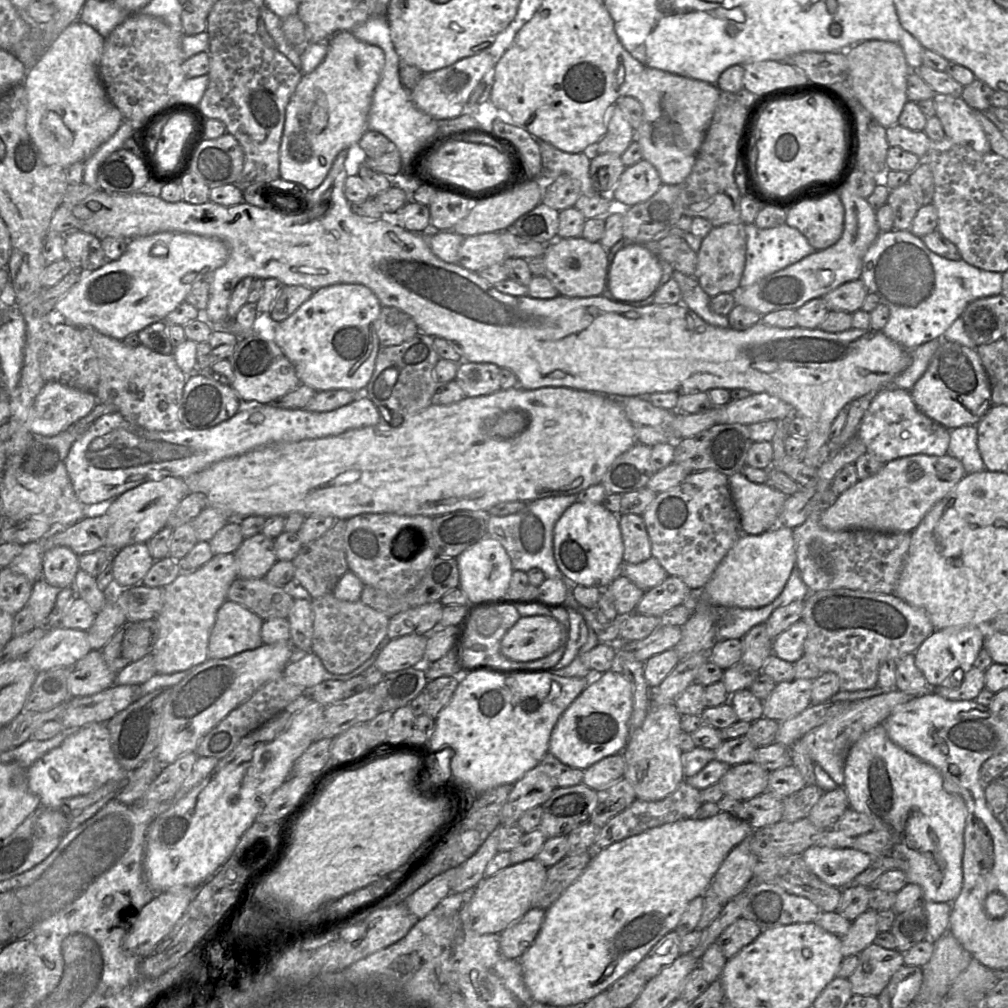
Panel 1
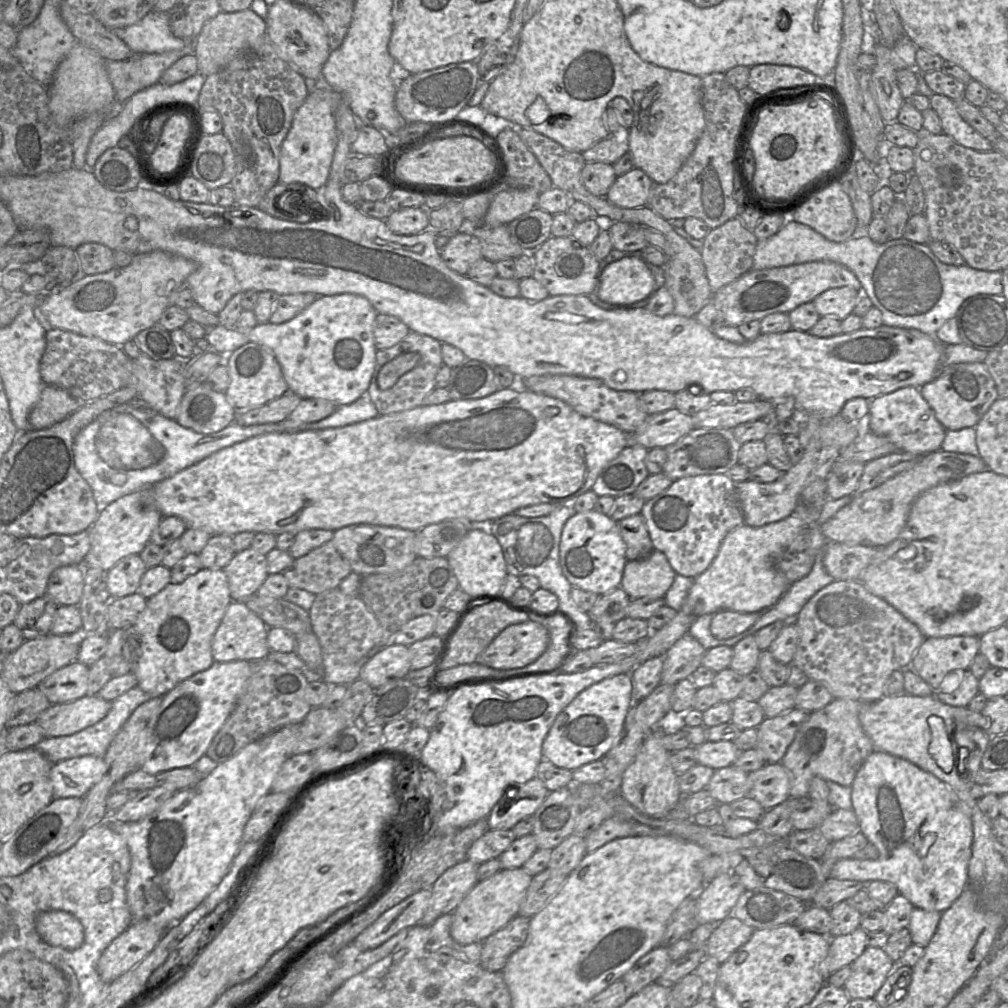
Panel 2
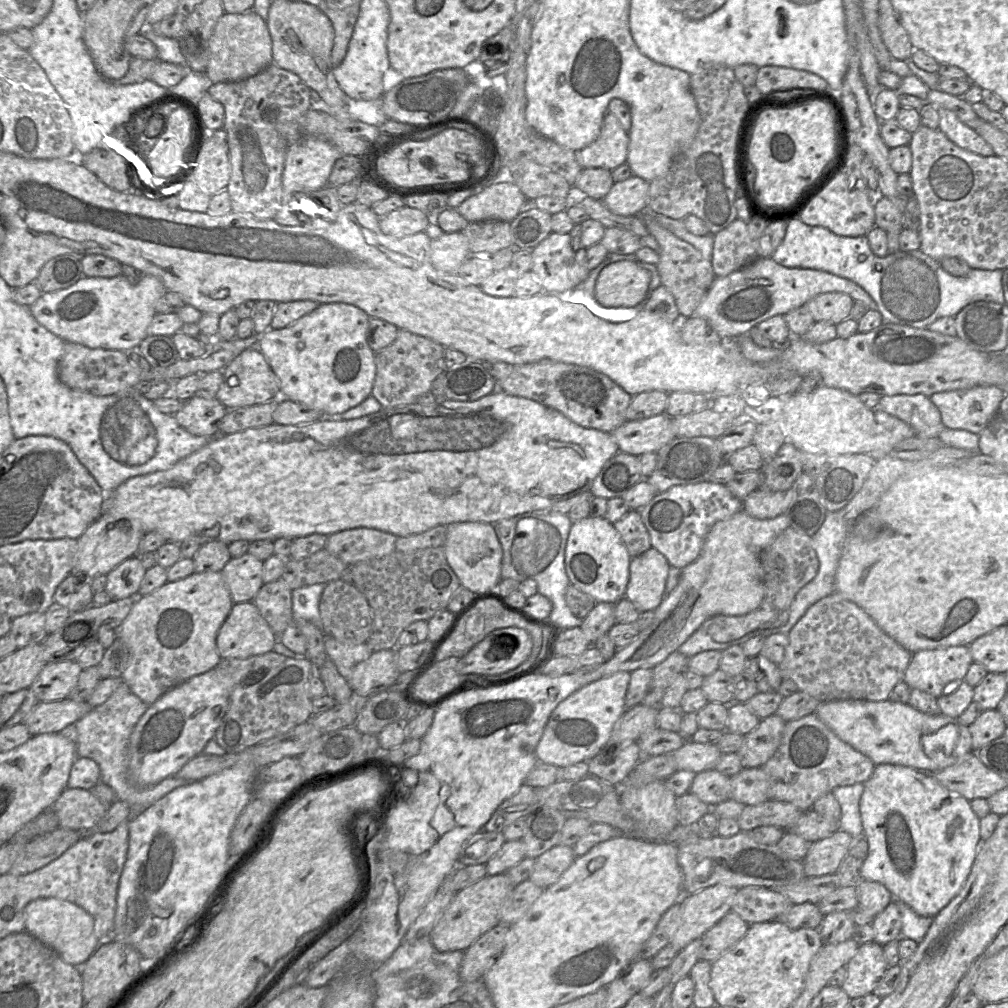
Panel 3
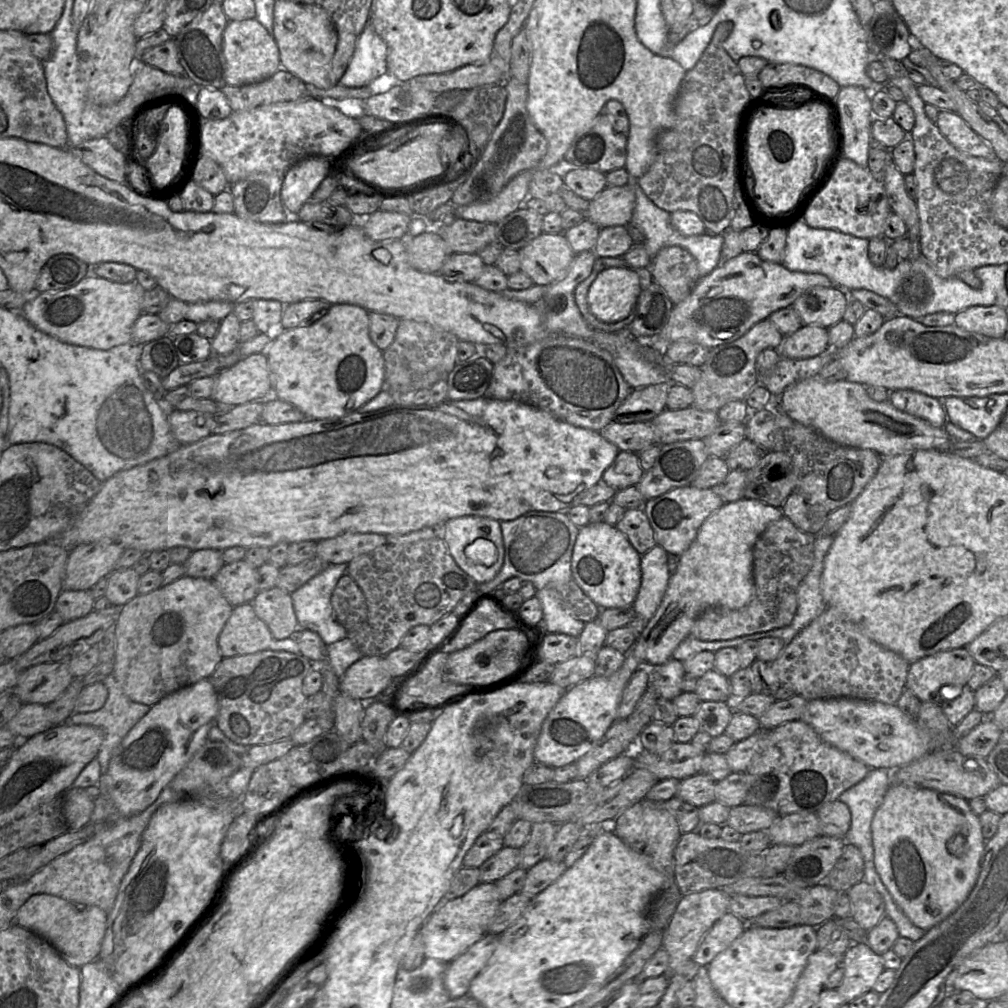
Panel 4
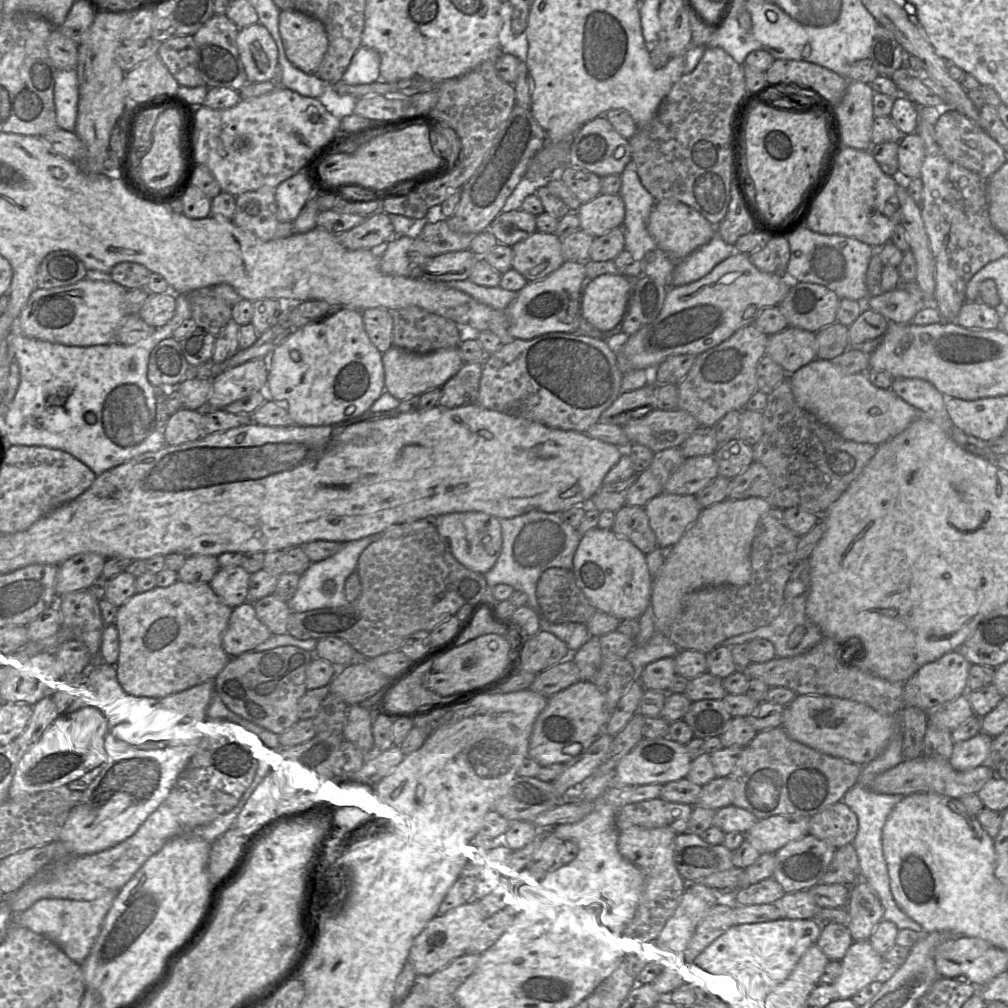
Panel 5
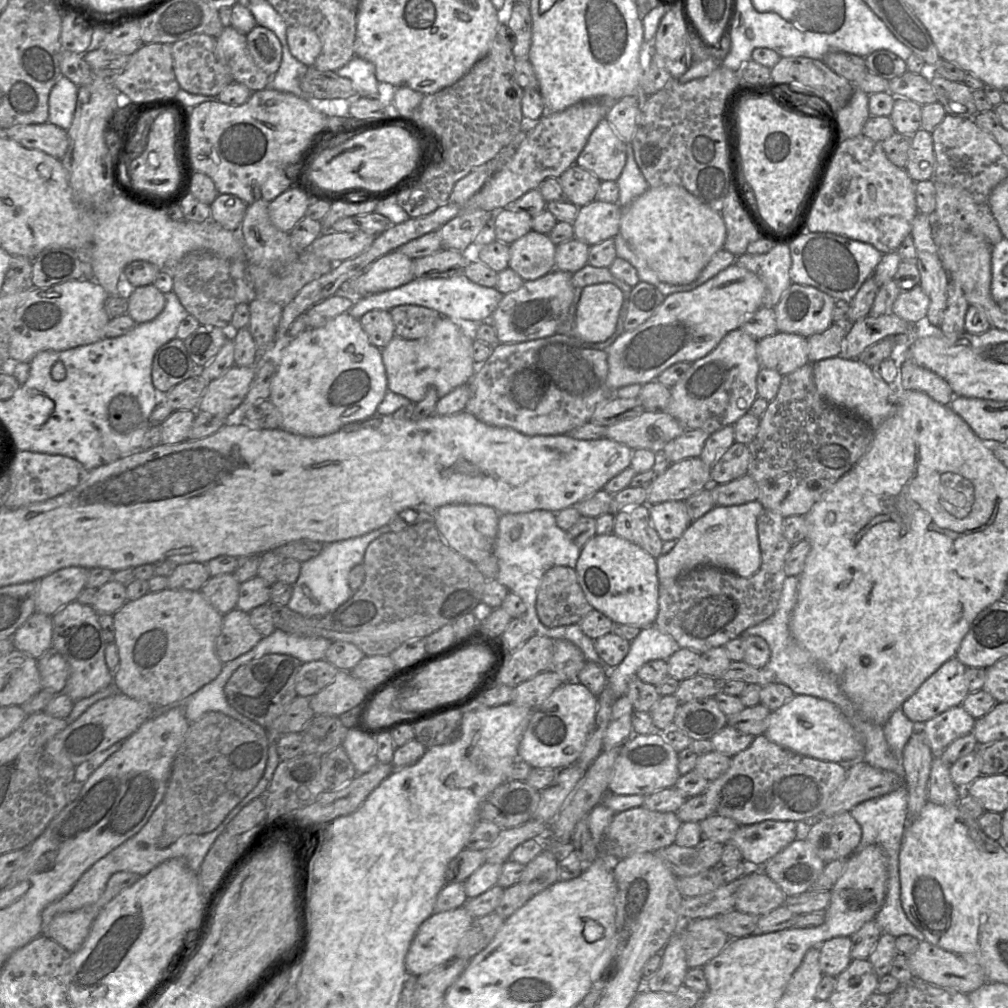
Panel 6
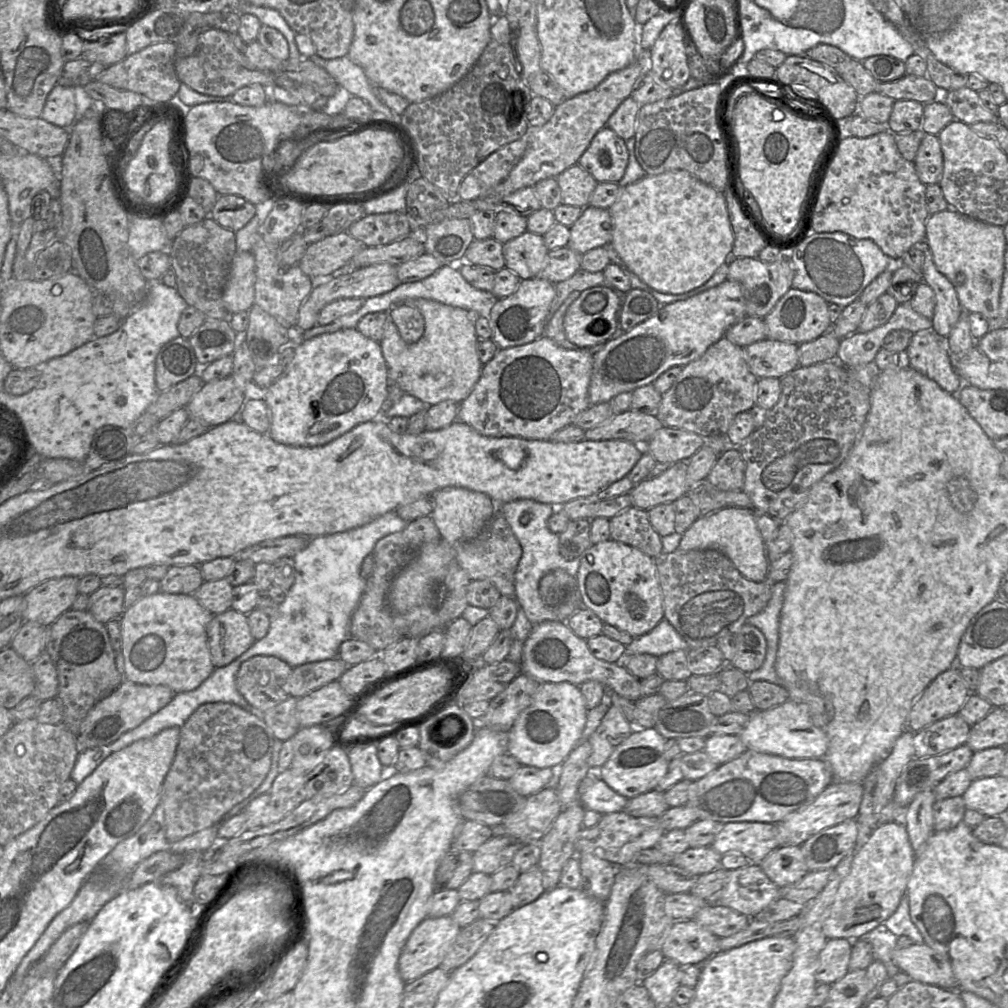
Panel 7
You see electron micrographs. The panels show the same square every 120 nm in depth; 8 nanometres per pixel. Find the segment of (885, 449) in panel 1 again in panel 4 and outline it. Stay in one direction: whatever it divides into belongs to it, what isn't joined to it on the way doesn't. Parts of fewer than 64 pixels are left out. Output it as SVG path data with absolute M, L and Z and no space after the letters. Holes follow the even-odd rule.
M913 390L890 392L888 401L898 410L921 418L932 426L942 428L947 415L942 400Z

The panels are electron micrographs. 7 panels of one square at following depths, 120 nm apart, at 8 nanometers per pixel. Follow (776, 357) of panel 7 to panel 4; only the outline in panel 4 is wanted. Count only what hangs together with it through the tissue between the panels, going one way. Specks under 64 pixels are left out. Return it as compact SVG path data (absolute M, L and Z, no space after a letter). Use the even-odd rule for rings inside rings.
M803 325L793 334L785 336L779 352L789 359L807 359L818 356L828 348L828 329L816 325Z

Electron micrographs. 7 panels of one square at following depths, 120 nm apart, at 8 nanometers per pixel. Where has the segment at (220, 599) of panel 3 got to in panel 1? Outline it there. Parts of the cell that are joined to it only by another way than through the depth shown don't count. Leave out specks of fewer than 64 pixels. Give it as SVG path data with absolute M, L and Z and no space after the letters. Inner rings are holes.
M234 553L219 554L196 570L181 572L172 583L163 587L163 606L155 618L159 636L152 650L157 674L173 674L189 670L209 658L209 636L215 624L217 611L227 600L229 587L237 577Z

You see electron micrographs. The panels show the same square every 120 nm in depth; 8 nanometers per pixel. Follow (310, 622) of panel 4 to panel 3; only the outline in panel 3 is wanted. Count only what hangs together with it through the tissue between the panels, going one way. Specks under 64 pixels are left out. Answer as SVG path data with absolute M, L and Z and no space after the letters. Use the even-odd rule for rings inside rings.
M318 583L292 590L294 621L306 620L322 629L319 604L325 587L326 584Z

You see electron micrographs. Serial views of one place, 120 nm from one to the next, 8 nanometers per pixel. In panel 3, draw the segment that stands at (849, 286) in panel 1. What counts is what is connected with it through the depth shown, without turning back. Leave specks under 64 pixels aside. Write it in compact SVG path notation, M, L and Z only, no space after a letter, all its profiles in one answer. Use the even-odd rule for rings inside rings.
M829 292L815 296L806 303L815 322L837 325L848 319L854 300L842 292Z

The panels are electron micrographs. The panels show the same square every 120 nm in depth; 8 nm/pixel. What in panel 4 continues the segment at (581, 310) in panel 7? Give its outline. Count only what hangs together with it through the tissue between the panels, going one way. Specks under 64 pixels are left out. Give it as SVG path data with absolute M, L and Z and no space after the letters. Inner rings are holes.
M611 267L598 274L589 288L587 301L592 314L605 323L624 320L632 310L636 311L641 293L640 279L636 272L621 267Z

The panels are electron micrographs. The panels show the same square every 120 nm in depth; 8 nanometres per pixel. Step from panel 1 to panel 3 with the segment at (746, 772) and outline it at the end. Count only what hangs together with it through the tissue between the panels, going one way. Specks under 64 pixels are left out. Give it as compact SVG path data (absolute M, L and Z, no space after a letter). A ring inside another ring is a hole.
M715 769L700 772L696 774L689 793L713 807L731 799L730 778Z

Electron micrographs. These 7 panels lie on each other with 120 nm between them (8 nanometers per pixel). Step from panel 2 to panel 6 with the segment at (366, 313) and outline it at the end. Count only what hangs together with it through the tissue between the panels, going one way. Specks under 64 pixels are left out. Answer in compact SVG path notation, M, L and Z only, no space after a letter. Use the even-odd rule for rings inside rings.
M346 312L321 327L305 329L279 351L278 367L268 400L280 413L280 428L302 436L320 437L377 414L377 407L387 391L381 349L370 342L360 320Z

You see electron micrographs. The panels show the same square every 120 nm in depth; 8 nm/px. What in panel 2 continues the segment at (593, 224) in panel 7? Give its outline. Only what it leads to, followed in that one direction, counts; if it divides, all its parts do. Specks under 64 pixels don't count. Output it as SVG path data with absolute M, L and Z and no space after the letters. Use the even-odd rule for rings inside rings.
M633 167L617 176L612 183L606 199L621 208L638 208L648 204L654 182L641 169Z

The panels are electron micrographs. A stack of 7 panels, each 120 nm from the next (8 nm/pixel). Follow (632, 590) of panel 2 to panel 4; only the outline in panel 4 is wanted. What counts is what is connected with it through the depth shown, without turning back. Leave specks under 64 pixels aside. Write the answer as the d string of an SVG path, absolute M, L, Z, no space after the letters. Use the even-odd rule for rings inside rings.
M656 545L642 555L641 574L641 585L632 607L636 615L648 622L655 615L668 588L668 552Z

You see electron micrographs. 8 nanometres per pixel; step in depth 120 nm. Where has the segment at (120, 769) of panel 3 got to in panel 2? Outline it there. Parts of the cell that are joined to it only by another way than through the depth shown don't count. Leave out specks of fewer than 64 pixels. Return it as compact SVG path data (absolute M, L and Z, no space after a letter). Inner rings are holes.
M136 686L112 701L110 711L98 723L72 735L46 737L35 745L35 748L39 750L52 764L87 755L104 758L112 740L129 719L133 711L150 698L151 696L148 693Z

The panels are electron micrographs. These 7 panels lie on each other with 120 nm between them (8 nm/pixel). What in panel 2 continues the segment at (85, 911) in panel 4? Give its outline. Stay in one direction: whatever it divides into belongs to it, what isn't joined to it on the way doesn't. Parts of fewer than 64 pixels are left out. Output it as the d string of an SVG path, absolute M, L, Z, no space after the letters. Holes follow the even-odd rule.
M61 910L40 912L36 930L47 943L68 950L79 948L84 941L84 928L71 913Z

